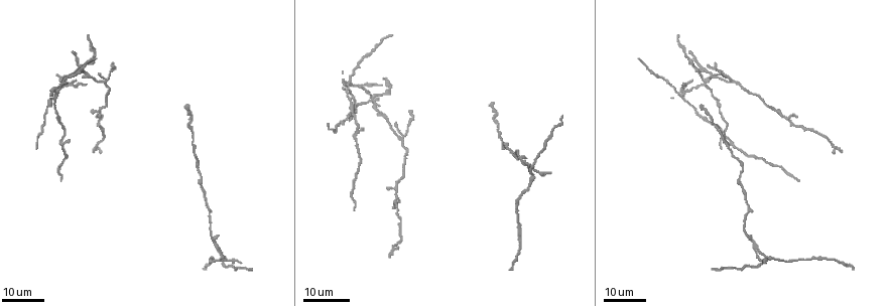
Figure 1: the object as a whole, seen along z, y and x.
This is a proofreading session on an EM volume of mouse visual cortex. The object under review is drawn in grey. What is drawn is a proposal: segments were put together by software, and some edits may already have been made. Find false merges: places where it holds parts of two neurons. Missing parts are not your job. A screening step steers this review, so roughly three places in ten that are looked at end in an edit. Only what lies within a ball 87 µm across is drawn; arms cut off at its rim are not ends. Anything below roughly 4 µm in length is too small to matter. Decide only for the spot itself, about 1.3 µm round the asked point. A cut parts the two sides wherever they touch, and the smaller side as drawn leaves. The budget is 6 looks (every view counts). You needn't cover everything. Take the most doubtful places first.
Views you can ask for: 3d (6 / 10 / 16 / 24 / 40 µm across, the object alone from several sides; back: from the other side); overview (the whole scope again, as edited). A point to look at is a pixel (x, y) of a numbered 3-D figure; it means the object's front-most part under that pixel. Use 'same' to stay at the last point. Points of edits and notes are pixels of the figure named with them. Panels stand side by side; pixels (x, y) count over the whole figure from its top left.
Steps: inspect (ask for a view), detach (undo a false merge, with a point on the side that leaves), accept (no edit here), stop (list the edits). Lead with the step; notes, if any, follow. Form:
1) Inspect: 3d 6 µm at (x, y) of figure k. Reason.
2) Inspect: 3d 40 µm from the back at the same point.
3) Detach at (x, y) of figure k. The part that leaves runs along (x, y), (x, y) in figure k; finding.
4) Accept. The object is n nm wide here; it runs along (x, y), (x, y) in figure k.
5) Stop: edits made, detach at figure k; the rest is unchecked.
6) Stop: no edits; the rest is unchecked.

Inspect: 3d 16 µm at (375, 101) of figure 1. Thin arm on a thick one.

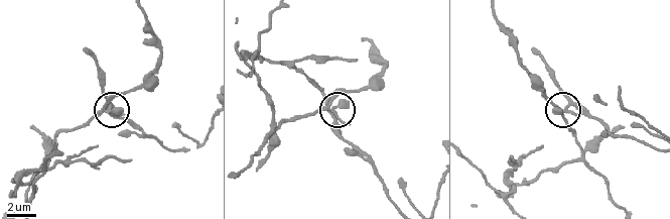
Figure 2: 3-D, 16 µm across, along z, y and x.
Inspect: 3d 6 µm at (569, 104) of figure 2.

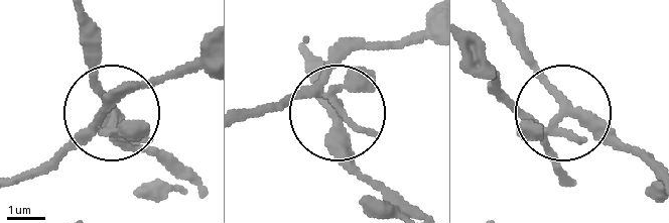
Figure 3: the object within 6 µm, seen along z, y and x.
Detach at (109, 96) of figure 3. The part that leaves runs along (104, 132), (20, 174) in figure 3; two neurons meet here.

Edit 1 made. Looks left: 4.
Inspect: overview.

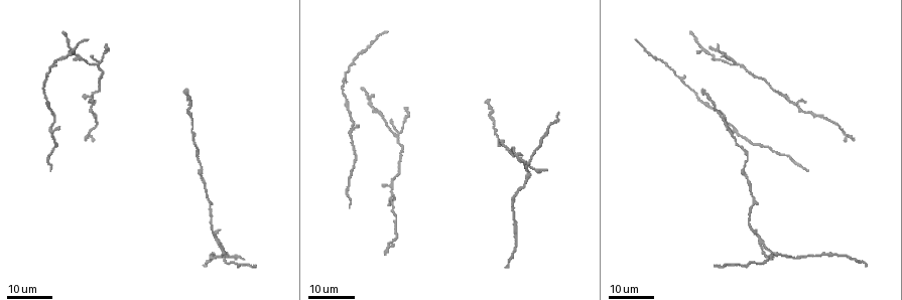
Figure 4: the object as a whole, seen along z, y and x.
Inspect: 3d 24 µm at (394, 135) of figure 4. Looks like a crossing.

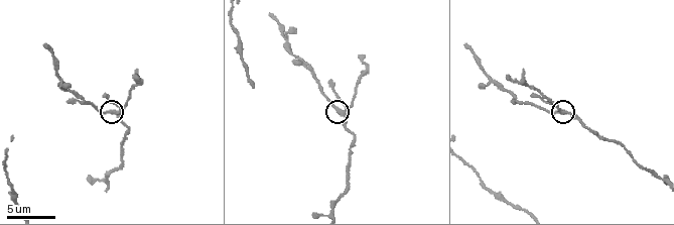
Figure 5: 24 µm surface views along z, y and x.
Inspect: 3d 10 µm at (115, 111) of figure 5. Closer look.

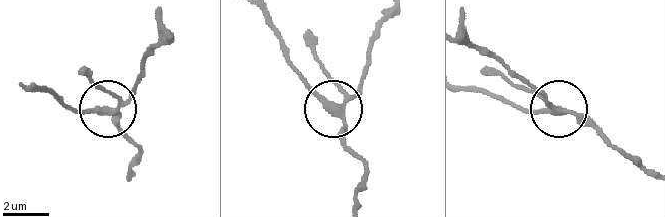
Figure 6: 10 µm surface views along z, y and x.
Accept. The side arm is 16 µm long; continuous, no second neuron.

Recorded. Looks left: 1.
Stop: edits made, detach at figure 3; the rest is unchecked.

